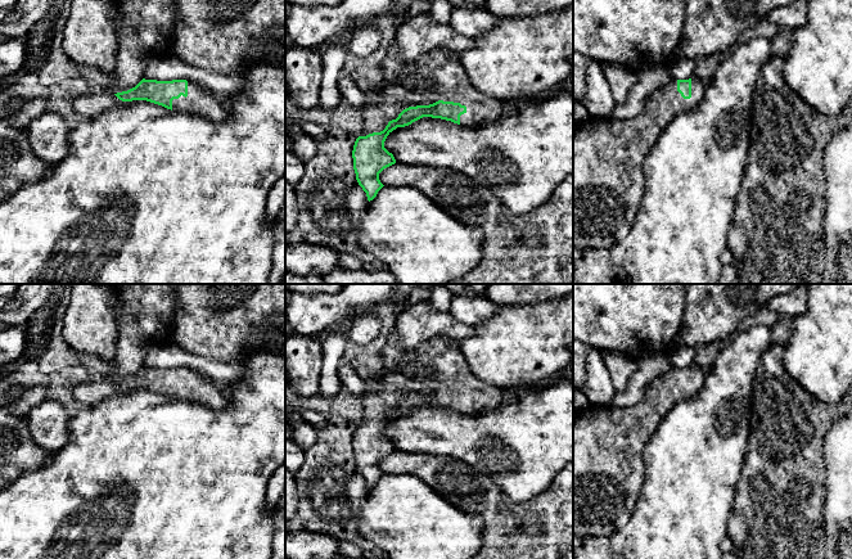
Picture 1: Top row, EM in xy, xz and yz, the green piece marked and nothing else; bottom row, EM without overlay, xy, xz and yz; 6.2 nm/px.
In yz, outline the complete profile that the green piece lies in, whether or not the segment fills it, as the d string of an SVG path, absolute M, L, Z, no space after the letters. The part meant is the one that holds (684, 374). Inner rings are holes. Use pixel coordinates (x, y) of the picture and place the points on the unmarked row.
M698 365L671 368L653 380L643 400L628 407L592 406L577 411L573 423L573 535L610 537L623 528L635 509L645 479L644 451L664 414L691 397L706 380Z

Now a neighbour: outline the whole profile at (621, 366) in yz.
M600 351L600 356L609 371L616 393L623 392L636 370L637 361L618 351Z

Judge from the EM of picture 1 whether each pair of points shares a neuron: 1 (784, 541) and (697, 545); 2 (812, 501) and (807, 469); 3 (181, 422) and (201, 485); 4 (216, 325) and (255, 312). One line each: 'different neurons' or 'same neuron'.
1: different neurons
2: same neuron
3: same neuron
4: same neuron

